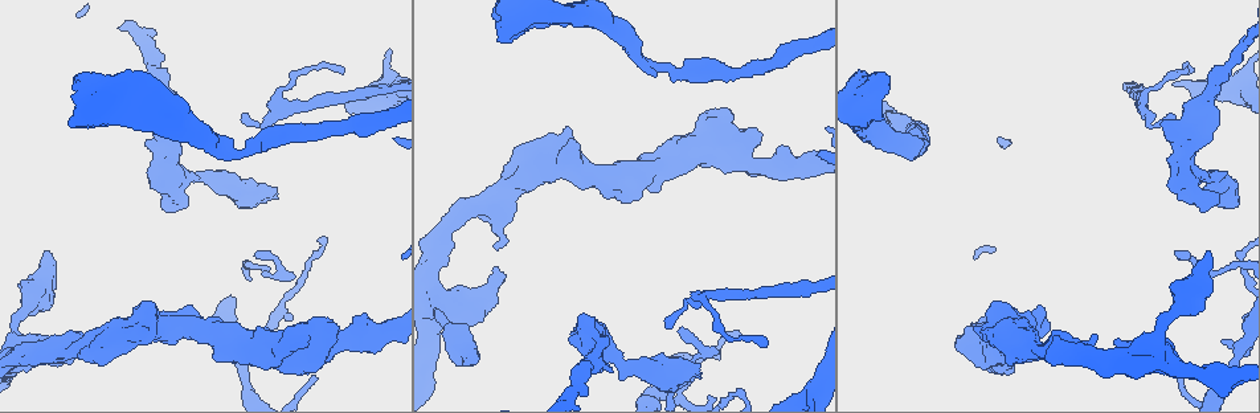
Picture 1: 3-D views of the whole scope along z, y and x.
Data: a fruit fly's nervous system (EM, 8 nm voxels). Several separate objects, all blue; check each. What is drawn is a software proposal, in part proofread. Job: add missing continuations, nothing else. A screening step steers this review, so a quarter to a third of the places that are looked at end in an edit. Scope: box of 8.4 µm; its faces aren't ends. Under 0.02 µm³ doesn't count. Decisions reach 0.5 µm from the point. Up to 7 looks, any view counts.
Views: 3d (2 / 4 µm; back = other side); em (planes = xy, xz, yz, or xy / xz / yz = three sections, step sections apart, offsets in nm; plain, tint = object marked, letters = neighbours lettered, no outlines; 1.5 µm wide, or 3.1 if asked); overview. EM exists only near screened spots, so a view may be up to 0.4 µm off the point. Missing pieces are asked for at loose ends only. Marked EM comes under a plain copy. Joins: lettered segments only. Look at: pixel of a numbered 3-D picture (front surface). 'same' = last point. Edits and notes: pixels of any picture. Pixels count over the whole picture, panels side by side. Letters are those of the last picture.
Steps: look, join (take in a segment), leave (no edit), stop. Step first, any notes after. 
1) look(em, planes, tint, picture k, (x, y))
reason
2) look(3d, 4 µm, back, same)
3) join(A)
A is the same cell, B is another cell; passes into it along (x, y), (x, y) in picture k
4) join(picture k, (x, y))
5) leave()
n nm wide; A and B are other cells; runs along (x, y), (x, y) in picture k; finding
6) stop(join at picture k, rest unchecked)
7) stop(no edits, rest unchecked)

look(em, planes, letters, picture 1, (1094, 335))
branch stops here

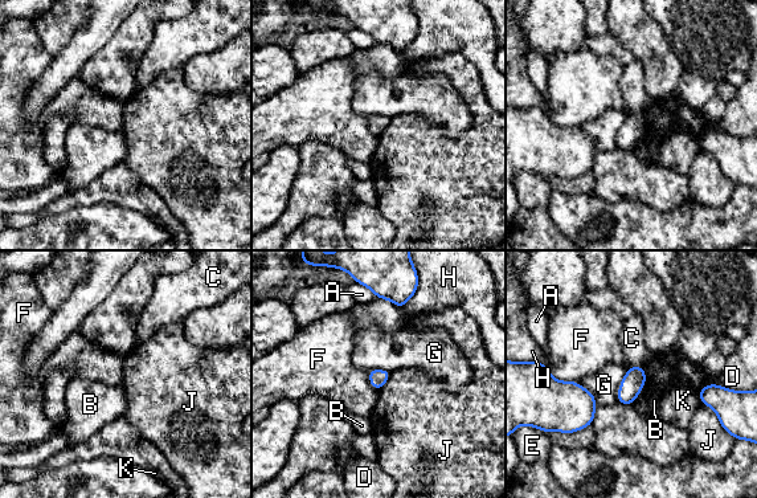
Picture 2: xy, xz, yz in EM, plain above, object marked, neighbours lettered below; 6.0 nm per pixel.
leave()
A, B, C, D, E, F, G, H, J and K are other cells; border along (548, 370), (556, 379), (575, 382) in picture 2; no lettered segment goes on from it

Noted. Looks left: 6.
look(em, planes, letters, picture 1, (471, 363))

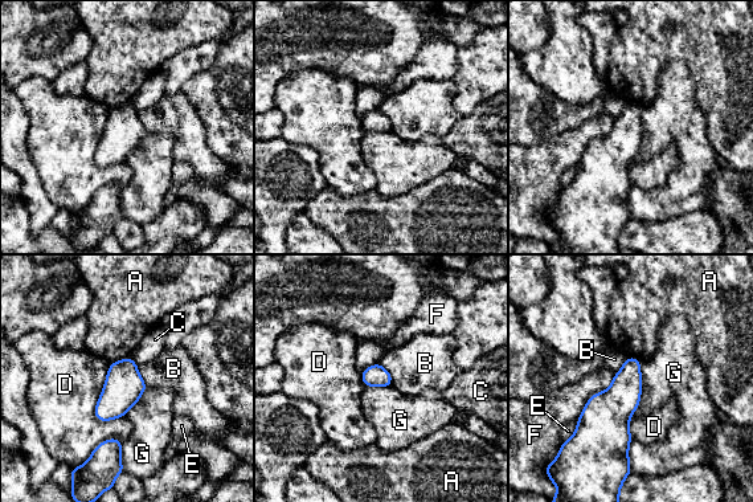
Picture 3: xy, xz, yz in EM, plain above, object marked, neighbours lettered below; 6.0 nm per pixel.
leave()
A, B, C, D, E, F and G are other cells; border along (642, 360), (641, 401), (629, 420) in picture 3; no lettered segment goes on from it

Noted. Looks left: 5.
look(3d, 4 µm, picture 1, (75, 80))
free end

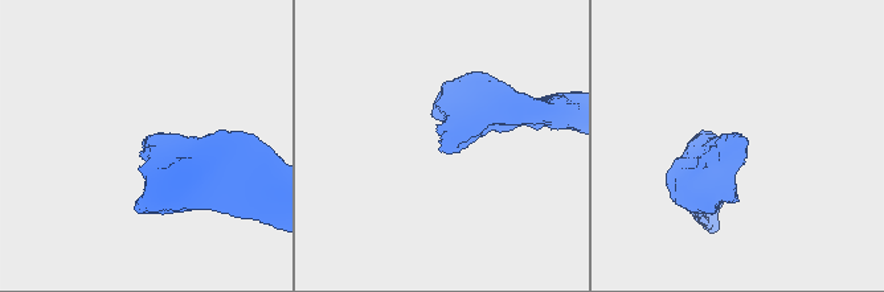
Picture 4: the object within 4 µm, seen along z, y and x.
look(em, planes, tint, picture 4, (146, 144))
shape alone is not enough

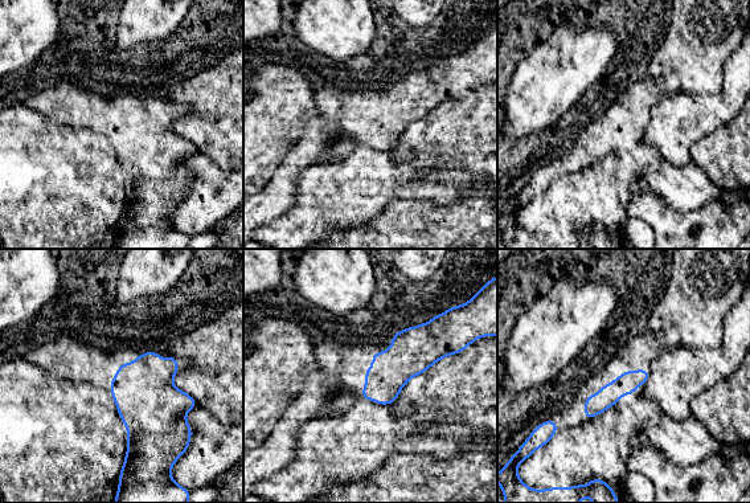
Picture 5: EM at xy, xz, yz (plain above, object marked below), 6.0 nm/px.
look(em, planes, letters, same)
what lies round it

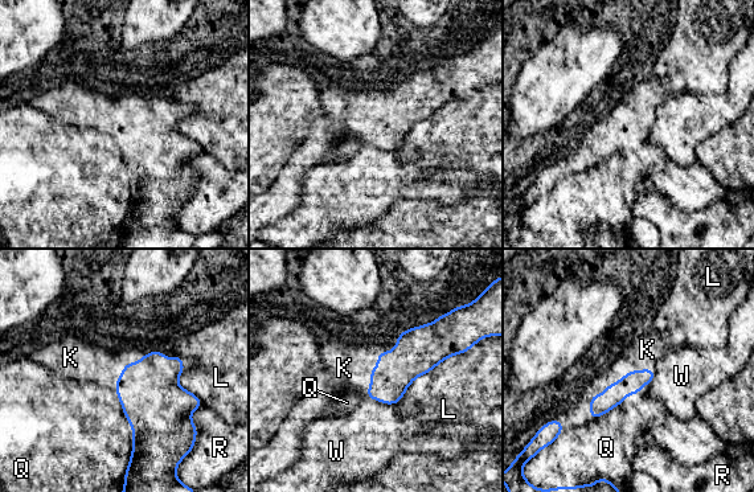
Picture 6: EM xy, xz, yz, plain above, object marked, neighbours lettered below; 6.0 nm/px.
join(K)
K is the same cell, L, Q, R and W are other cells; passes into it along (413, 356), (375, 367), (344, 368) in picture 6; it goes on there

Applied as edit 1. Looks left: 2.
stop(join at picture 6, rest unchecked)

